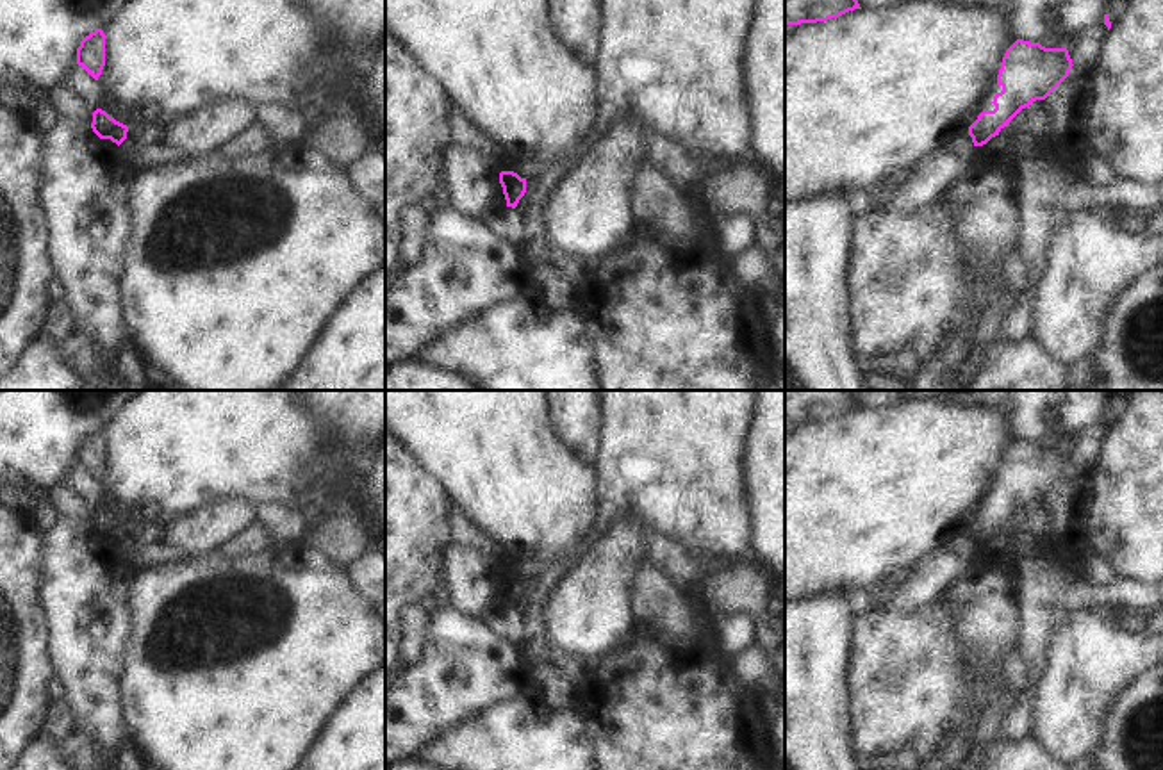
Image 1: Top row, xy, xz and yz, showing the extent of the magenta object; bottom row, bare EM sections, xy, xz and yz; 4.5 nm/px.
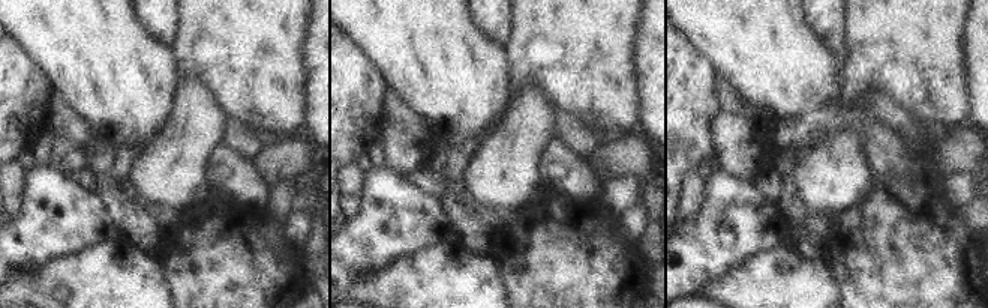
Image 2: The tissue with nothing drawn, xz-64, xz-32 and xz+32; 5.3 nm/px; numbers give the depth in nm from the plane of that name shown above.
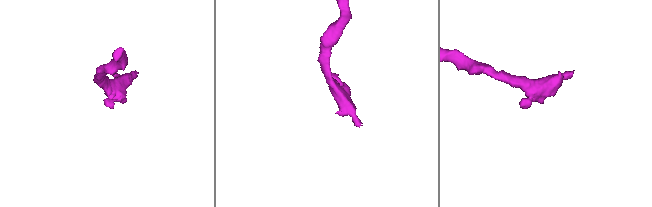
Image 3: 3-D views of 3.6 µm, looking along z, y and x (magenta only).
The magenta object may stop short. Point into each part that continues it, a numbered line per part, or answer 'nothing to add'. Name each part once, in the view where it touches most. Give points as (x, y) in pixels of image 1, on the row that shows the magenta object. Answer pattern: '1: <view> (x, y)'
nothing to add

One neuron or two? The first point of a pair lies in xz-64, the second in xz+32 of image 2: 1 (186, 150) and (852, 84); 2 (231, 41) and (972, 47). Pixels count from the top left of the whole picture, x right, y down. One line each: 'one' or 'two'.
1: two
2: two

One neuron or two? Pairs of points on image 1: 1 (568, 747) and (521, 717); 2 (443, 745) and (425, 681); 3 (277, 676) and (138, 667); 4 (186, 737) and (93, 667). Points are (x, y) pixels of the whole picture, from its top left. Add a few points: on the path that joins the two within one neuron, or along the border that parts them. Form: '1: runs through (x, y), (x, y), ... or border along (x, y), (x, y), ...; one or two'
1: runs through (557, 747), (552, 747), (532, 728); one
2: border along (477, 715), (432, 737), (412, 751); two
3: runs through (243, 676), (172, 676); one
4: border along (127, 646), (120, 672), (123, 728); two

